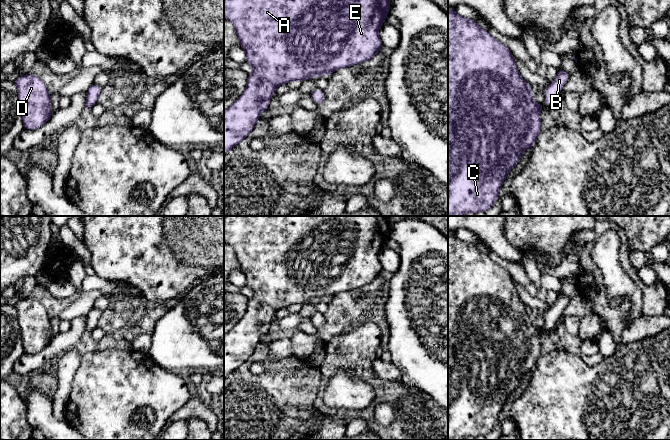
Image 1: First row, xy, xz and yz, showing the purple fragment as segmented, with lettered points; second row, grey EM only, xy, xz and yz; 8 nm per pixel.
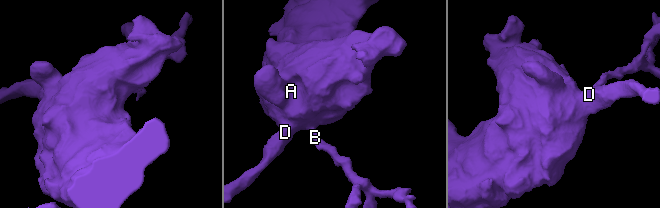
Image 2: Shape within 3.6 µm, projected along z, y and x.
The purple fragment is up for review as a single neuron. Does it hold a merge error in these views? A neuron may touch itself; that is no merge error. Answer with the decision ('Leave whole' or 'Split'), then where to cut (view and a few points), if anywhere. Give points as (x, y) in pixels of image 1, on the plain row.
Leave whole. No split

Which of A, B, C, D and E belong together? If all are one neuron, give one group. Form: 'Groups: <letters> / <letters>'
Groups: A B C D E

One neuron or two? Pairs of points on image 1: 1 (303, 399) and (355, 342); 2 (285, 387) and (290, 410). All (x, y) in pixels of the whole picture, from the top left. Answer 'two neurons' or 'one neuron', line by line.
1: two neurons
2: two neurons

